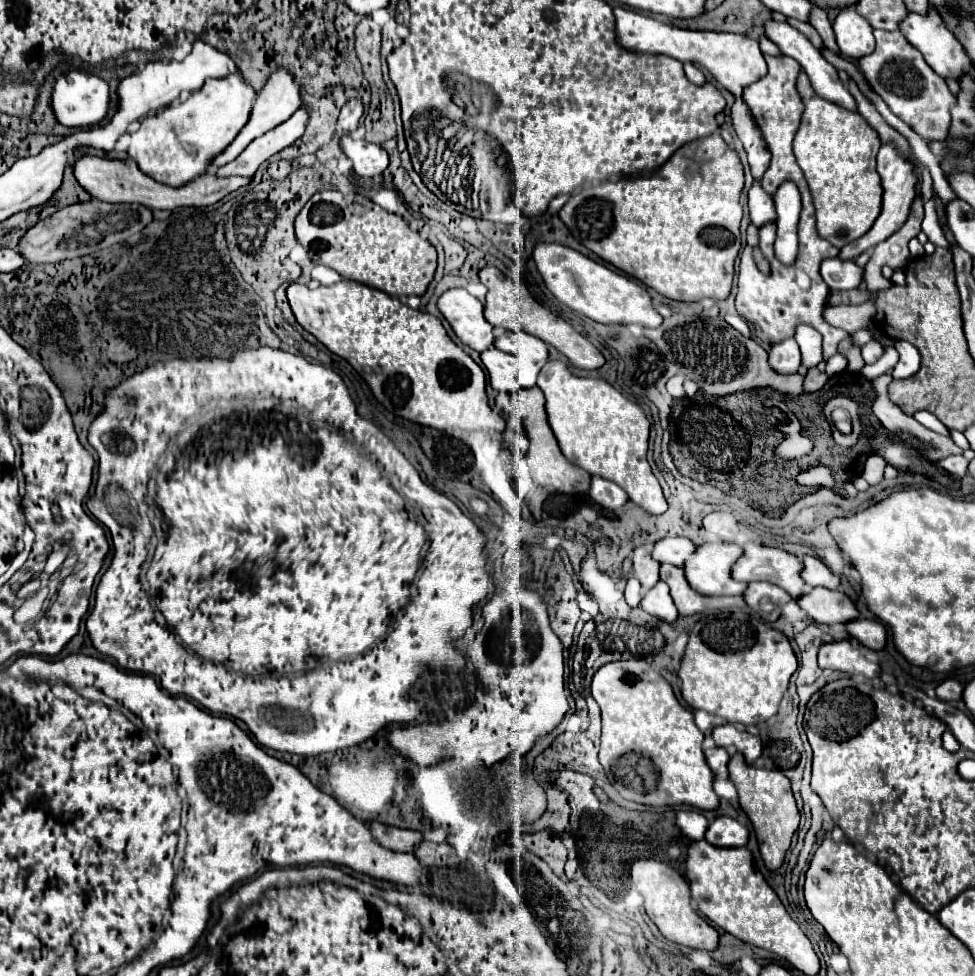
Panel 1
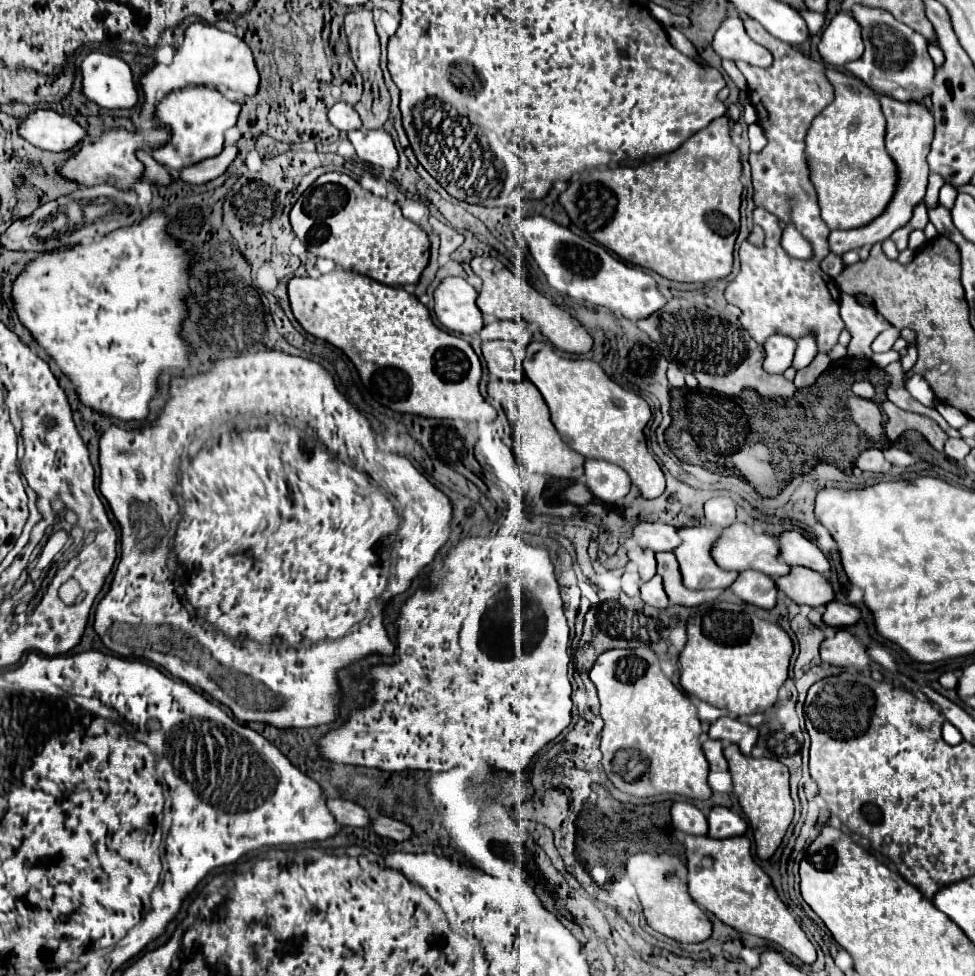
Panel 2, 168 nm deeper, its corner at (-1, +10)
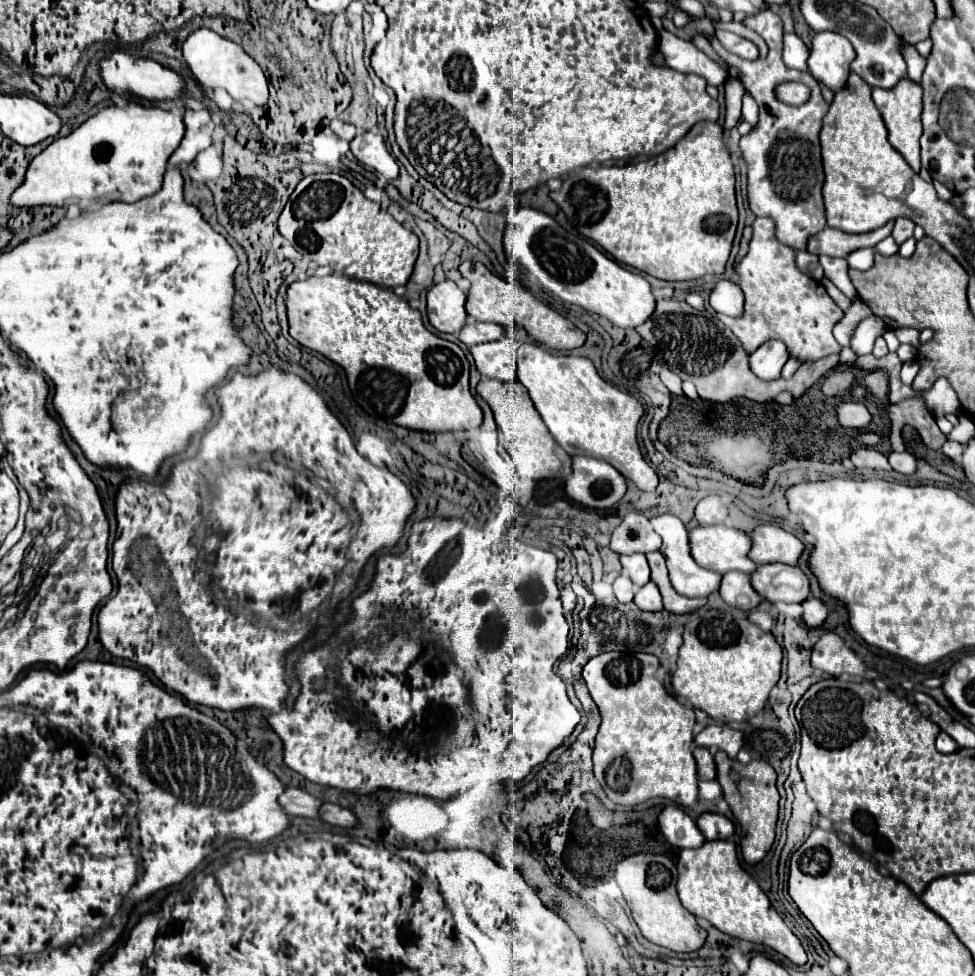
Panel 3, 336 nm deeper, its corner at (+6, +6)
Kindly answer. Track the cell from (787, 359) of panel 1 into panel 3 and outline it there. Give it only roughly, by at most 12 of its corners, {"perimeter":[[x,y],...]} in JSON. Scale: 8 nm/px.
{"perimeter":[[769,340],[749,356],[757,378],[777,380],[789,358],[781,340]]}

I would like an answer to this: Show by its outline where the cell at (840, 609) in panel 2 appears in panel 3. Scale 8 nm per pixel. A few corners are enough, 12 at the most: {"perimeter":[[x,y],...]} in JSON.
{"perimeter":[[809,598],[803,604],[807,626],[821,626],[829,608],[823,600]]}

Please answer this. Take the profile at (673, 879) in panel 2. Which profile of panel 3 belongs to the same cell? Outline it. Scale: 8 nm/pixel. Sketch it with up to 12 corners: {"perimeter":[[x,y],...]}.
{"perimeter":[[665,854],[615,866],[641,934],[673,952],[699,950],[707,932],[677,898]]}

